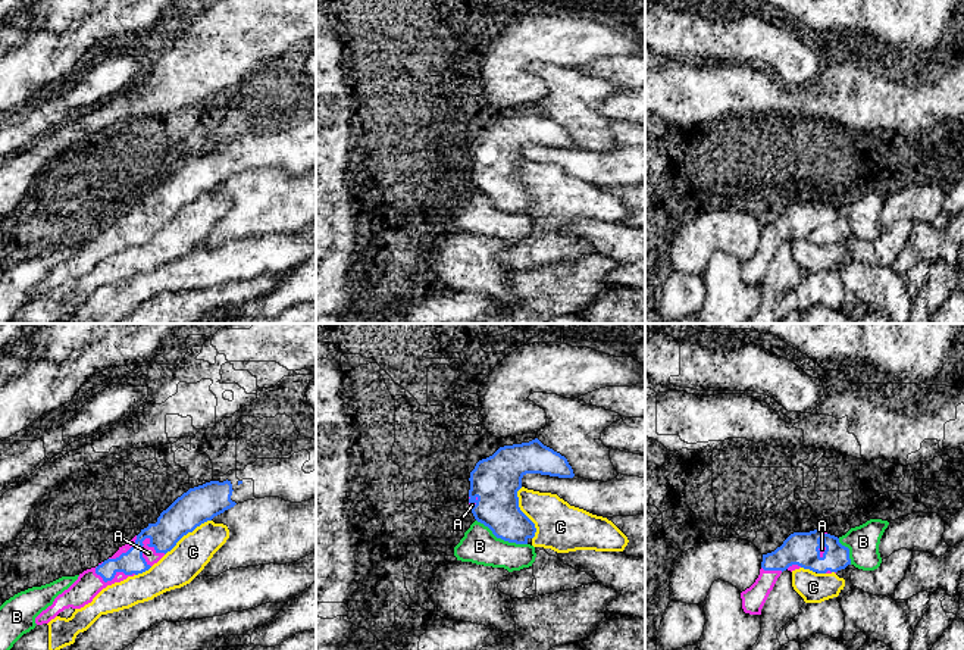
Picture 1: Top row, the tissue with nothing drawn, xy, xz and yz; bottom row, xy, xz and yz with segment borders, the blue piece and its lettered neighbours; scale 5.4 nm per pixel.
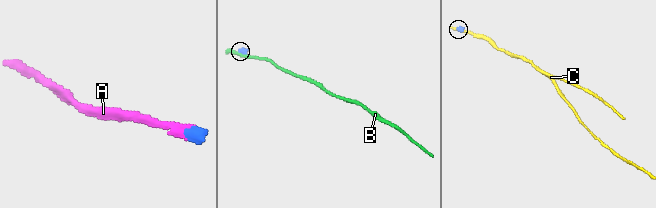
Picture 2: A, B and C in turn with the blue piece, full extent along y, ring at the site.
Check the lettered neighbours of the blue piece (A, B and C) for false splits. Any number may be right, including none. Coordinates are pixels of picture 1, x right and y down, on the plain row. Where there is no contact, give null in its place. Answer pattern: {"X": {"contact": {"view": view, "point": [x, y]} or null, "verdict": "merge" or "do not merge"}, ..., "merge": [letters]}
{"A": {"contact": {"view": "xy", "point": [141, 222]}, "verdict": "merge"}, "B": {"contact": {"view": "xz", "point": [501, 209]}, "verdict": "do not merge"}, "C": {"contact": {"view": "xz", "point": [523, 184]}, "verdict": "do not merge"}, "merge": ["A"]}

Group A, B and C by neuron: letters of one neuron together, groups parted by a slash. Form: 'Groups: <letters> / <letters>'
Groups: A / B / C

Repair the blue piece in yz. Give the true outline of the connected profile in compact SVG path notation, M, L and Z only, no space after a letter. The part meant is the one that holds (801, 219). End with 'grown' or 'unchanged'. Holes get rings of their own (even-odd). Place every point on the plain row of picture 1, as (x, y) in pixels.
M824 200L791 204L774 222L763 225L760 246L741 263L742 279L749 285L761 285L761 279L783 241L799 238L817 244L832 244L851 235L849 219Z | grown

